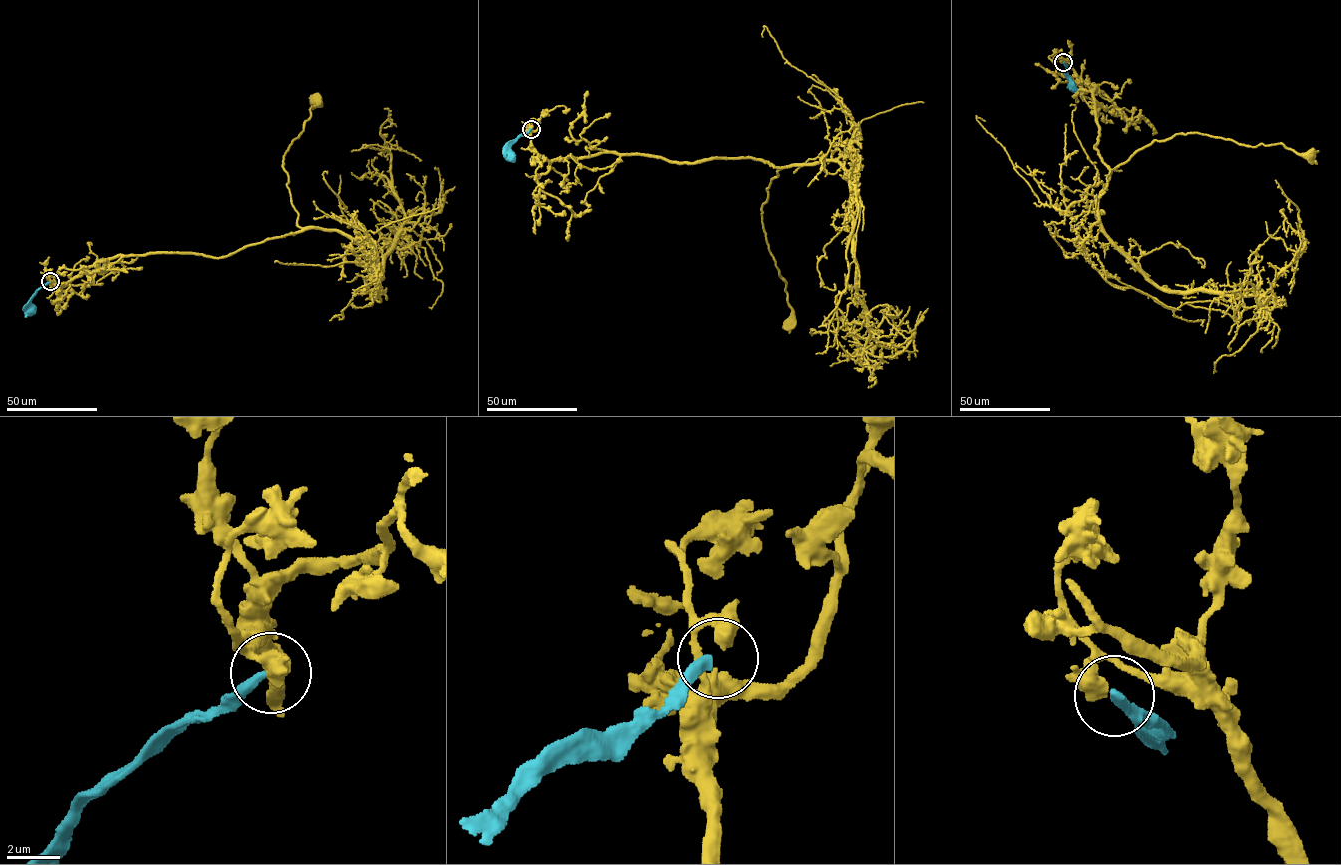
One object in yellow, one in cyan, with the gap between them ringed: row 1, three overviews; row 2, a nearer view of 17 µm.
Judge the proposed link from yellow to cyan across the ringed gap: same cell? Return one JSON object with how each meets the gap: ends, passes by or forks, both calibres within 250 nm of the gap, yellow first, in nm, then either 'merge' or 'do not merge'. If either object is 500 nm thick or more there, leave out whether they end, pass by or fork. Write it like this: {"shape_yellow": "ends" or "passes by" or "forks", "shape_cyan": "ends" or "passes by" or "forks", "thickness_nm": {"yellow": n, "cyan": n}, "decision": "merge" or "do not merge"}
{"thickness_nm": {"yellow": 600, "cyan": 400}, "decision": "do not merge"}

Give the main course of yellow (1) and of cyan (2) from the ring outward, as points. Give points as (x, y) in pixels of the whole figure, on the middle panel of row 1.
1: (532, 128), (530, 143), (549, 160), (618, 152), (687, 162), (754, 158), (784, 168), (761, 208), (791, 323)
2: (531, 129), (512, 143), (510, 155)

